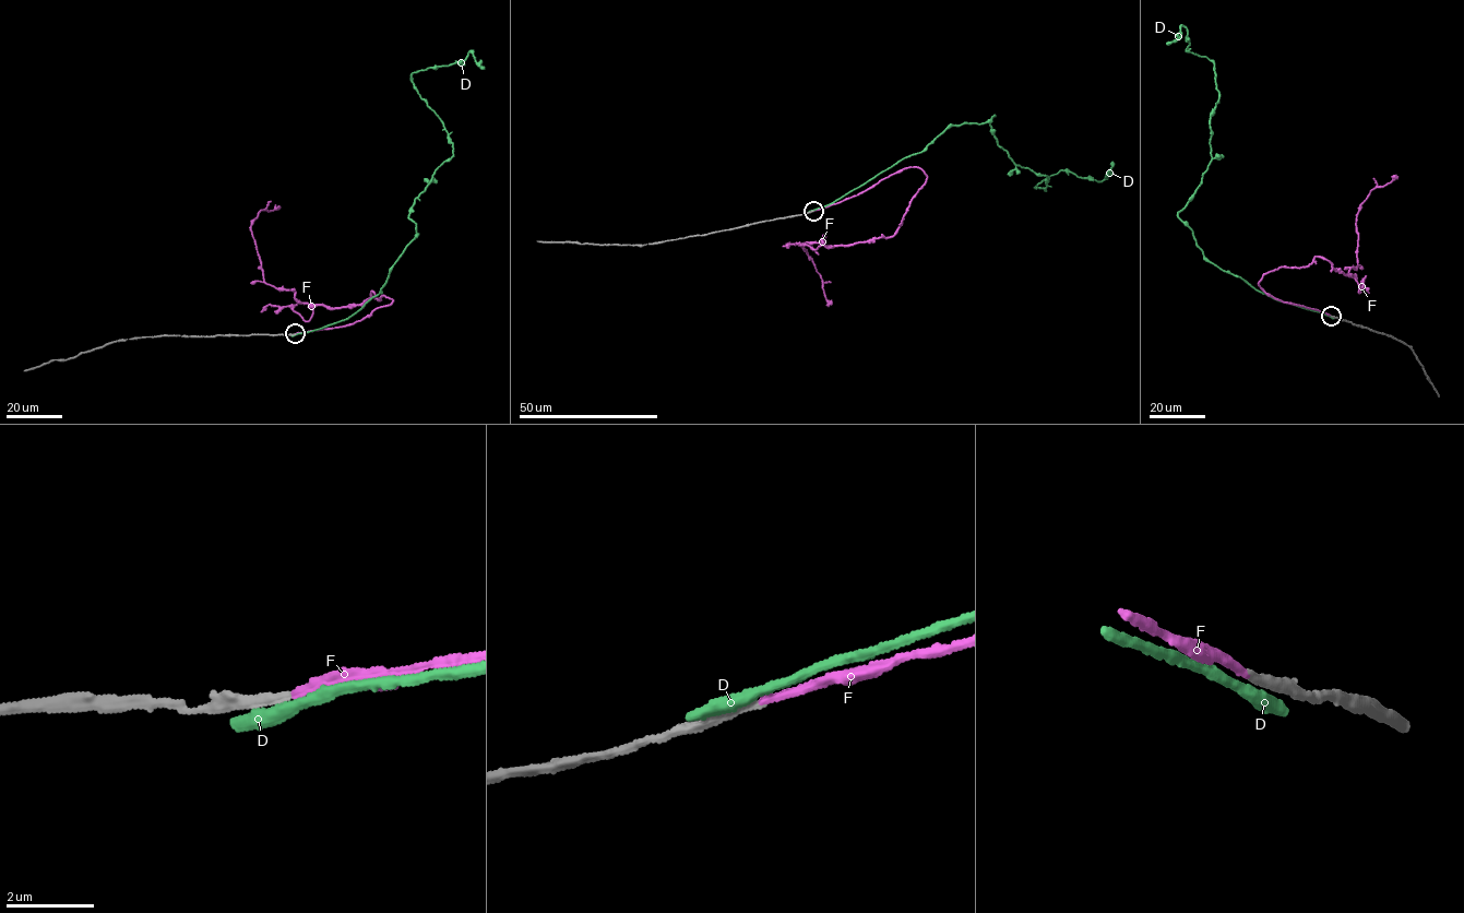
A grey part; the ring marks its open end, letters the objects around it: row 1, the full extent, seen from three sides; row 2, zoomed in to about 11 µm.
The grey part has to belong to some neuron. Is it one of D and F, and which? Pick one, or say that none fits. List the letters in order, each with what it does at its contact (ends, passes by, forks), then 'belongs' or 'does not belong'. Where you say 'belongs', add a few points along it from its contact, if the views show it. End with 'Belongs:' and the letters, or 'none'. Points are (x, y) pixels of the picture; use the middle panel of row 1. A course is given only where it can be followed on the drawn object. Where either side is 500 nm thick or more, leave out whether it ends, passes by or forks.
D: it ends there; does not belong
F: it ends there; belongs; it runs (812, 211), (906, 167), (927, 176), (892, 236), (799, 244), (828, 305)
Belongs: F

